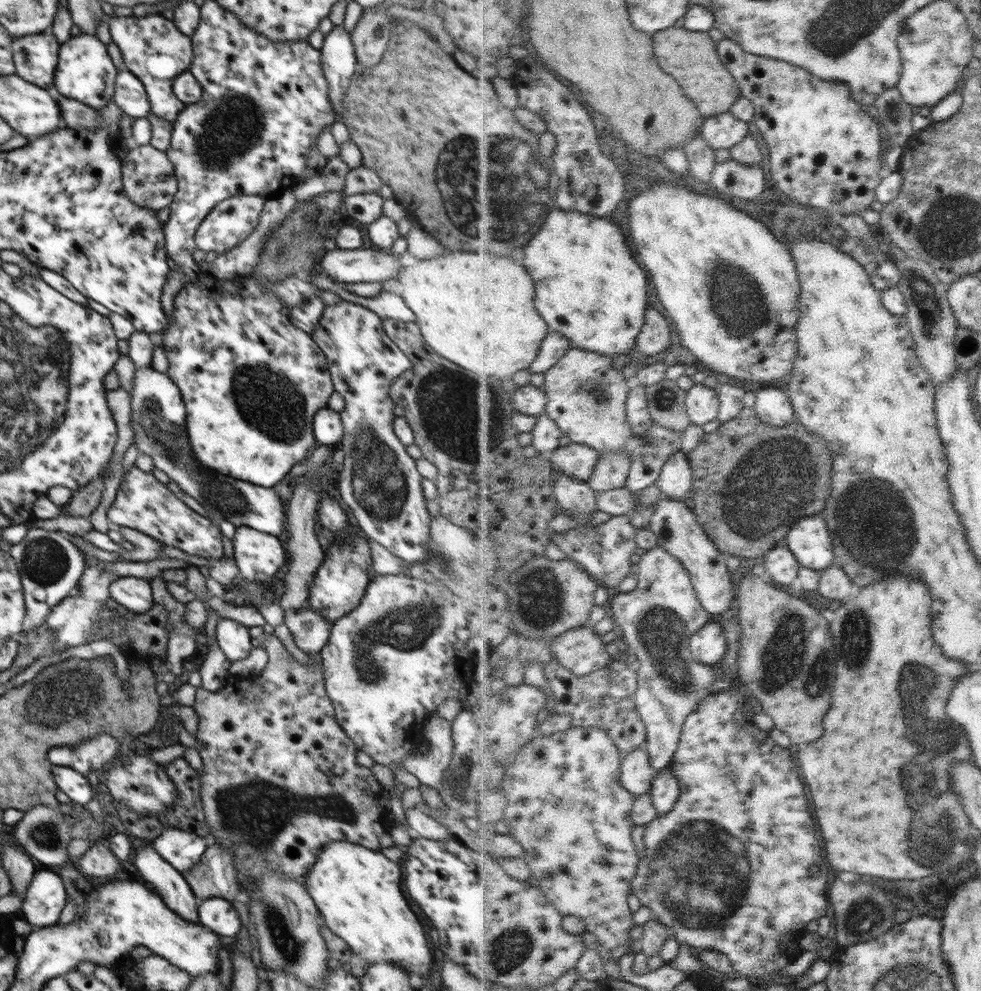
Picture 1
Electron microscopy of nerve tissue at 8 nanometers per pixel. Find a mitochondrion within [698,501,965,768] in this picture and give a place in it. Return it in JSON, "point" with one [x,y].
{"point":[785,660]}

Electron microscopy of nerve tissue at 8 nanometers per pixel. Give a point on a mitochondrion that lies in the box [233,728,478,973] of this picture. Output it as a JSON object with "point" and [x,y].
{"point":[275,918]}

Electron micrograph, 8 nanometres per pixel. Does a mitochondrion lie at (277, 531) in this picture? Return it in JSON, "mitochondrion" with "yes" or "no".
{"mitochondrion":"no"}

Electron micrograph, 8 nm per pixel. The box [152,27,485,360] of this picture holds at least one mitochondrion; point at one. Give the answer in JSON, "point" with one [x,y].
{"point":[234,126]}

